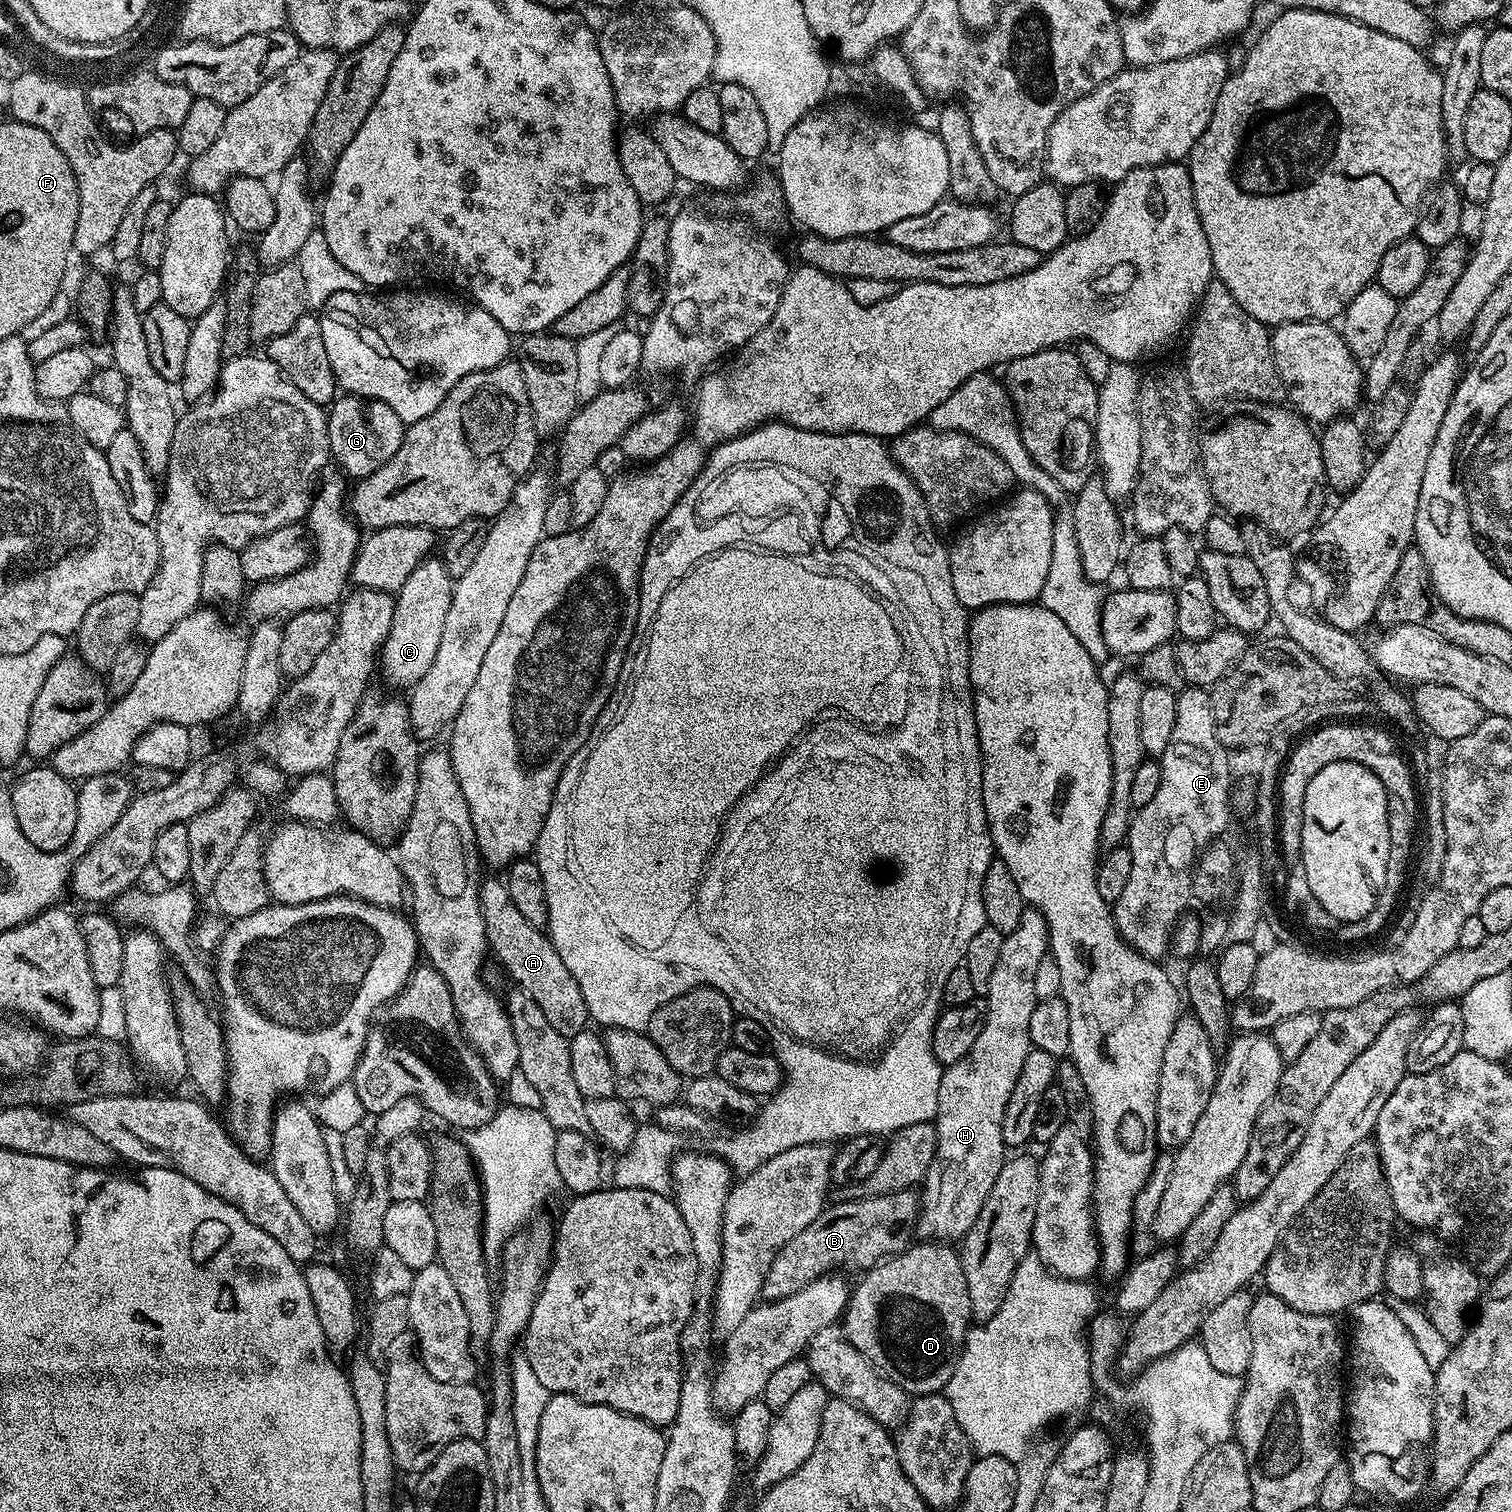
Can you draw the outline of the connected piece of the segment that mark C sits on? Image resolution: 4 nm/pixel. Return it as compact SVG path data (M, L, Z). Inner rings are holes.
M427 558L403 582L395 593L393 622L384 639L384 676L396 688L411 689L434 666L434 654L442 643L442 630L446 627L446 614L450 614L453 577L449 576L443 559Z

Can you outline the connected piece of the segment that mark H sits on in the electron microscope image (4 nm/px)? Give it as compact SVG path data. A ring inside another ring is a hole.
M1025 907L1022 918L1018 918L1018 926L1005 935L998 962L994 965L994 974L990 974L982 1034L978 1034L974 1046L970 1046L970 1054L947 1065L940 1073L934 1121L938 1146L934 1162L922 1181L922 1207L914 1229L917 1237L931 1238L936 1242L959 1241L970 1230L970 1226L974 1226L990 1190L994 1190L994 1178L998 1178L998 1170L1002 1170L1006 1159L1006 1145L1002 1138L1006 1102L1010 1102L1014 1082L1018 1082L1018 1074L1022 1071L1022 1062L1026 1062L1026 1054L1032 1048L1030 1014L1034 1014L1037 1002L1034 973L1038 970L1038 962L1042 962L1049 952L1046 918L1037 908Z

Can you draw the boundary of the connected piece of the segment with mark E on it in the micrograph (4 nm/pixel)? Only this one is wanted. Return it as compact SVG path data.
M1188 686L1183 689L1176 697L1176 705L1178 706L1178 714L1174 718L1174 734L1170 734L1170 746L1166 746L1164 755L1159 757L1158 763L1161 768L1161 785L1158 786L1158 792L1154 796L1154 800L1142 806L1133 815L1128 825L1128 839L1126 847L1133 856L1133 869L1130 871L1130 878L1127 879L1126 890L1122 896L1118 898L1112 908L1112 918L1116 922L1116 928L1120 932L1120 937L1130 945L1135 952L1141 956L1149 958L1160 958L1164 951L1169 951L1173 933L1180 924L1183 913L1187 910L1188 904L1193 903L1192 898L1192 869L1200 855L1213 840L1219 840L1225 835L1224 831L1228 828L1228 819L1232 816L1232 804L1228 801L1228 795L1232 792L1232 768L1228 765L1229 749L1224 747L1224 743L1218 738L1216 727L1214 726L1214 710L1212 709L1211 695L1205 689L1195 686Z

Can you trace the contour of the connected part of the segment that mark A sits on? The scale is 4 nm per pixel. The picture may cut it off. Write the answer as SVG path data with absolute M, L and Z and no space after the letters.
M488 880L478 888L480 893L480 909L482 918L486 922L486 938L493 957L500 959L502 967L508 971L508 976L513 980L519 991L526 993L546 1014L546 1019L558 1034L573 1037L577 1032L585 1031L590 1017L586 1010L586 1002L582 998L582 990L578 990L578 982L574 982L574 974L566 970L566 962L558 958L558 950L554 950L552 941L541 929L530 926L518 906L510 902L505 881Z

